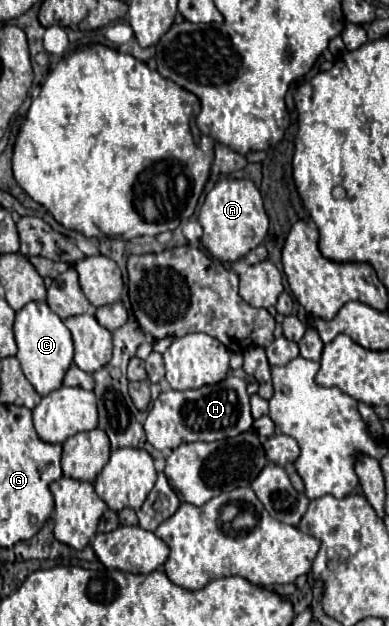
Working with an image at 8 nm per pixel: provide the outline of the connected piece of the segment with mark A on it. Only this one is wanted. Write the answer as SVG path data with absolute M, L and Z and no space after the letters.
M223 178L213 186L213 190L205 196L197 220L203 226L201 244L221 262L241 260L249 250L257 248L265 240L269 228L259 188L251 180L237 178Z

